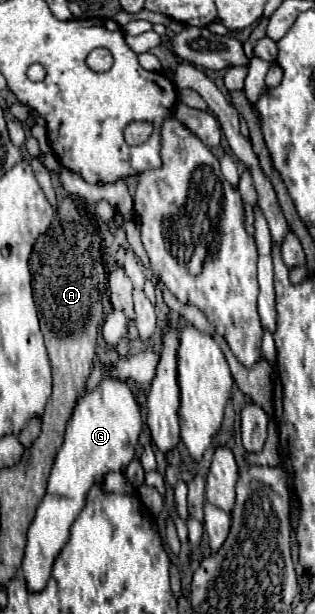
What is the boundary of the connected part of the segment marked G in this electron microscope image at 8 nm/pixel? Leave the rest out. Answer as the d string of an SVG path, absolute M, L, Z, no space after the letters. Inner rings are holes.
M104 377L98 387L102 389L94 389L78 401L74 415L68 421L64 443L58 449L48 481L48 493L38 505L36 517L28 529L22 575L30 593L38 593L48 585L52 563L70 535L74 517L78 517L86 503L88 489L106 473L124 471L134 457L134 447L142 431L142 417L130 383Z

